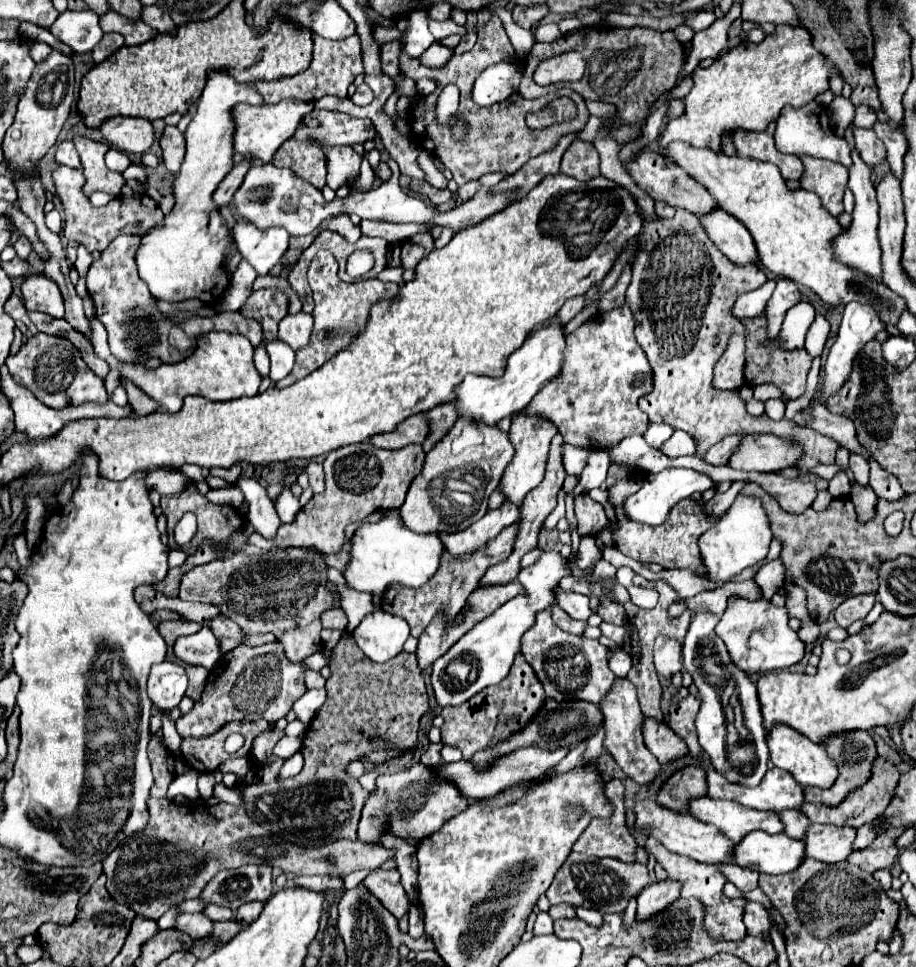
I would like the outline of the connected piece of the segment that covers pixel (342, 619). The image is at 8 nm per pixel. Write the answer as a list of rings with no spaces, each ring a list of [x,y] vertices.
[[[331,608],[327,612],[323,612],[323,628],[337,628],[337,630],[345,630],[347,626],[347,616],[341,608]]]

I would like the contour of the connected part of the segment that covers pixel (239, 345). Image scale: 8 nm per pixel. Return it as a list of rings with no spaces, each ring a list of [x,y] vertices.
[[[217,330],[197,336],[197,346],[193,354],[187,356],[183,362],[171,366],[159,366],[155,370],[149,370],[143,364],[139,366],[123,364],[121,376],[137,384],[167,412],[179,412],[183,406],[183,398],[187,394],[197,394],[209,400],[233,400],[241,396],[255,396],[261,384],[261,374],[257,372],[253,362],[253,344],[249,344],[249,340],[241,334],[229,334]]]

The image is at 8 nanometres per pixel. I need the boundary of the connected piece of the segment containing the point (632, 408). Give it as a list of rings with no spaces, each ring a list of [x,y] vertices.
[[[629,306],[605,312],[597,320],[595,326],[581,324],[567,336],[561,372],[521,412],[553,422],[565,442],[587,450],[603,450],[629,434],[643,434],[649,420],[637,408],[637,400],[653,384],[645,352],[633,336],[635,318]]]

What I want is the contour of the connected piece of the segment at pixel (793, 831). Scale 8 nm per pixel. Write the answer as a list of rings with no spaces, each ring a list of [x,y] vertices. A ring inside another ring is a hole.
[[[785,810],[785,812],[779,812],[777,816],[781,816],[781,822],[785,824],[785,834],[789,838],[801,840],[805,836],[809,820],[807,820],[807,816],[803,812],[799,812],[799,810]]]

